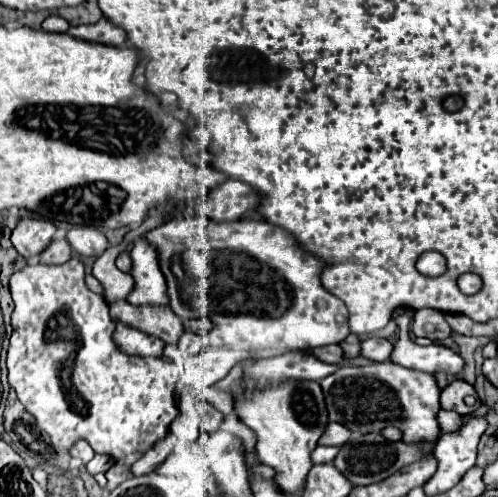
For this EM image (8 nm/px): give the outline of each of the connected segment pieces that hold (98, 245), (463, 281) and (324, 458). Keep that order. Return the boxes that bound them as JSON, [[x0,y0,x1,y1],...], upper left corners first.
[[66,227,110,257],[458,273,482,295],[312,447,338,463]]

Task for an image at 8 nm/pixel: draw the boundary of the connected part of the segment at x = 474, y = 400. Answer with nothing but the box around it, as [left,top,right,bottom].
[440,379,480,415]

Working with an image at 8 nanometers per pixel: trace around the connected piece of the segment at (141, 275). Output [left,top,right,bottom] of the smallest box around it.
[126,237,170,307]

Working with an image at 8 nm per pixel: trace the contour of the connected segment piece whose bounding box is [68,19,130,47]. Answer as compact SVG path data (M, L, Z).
M102 19L94 25L70 27L68 35L82 39L82 41L90 41L90 43L102 43L102 45L112 45L112 47L130 47L124 31L118 31L118 27L114 27L108 19Z

